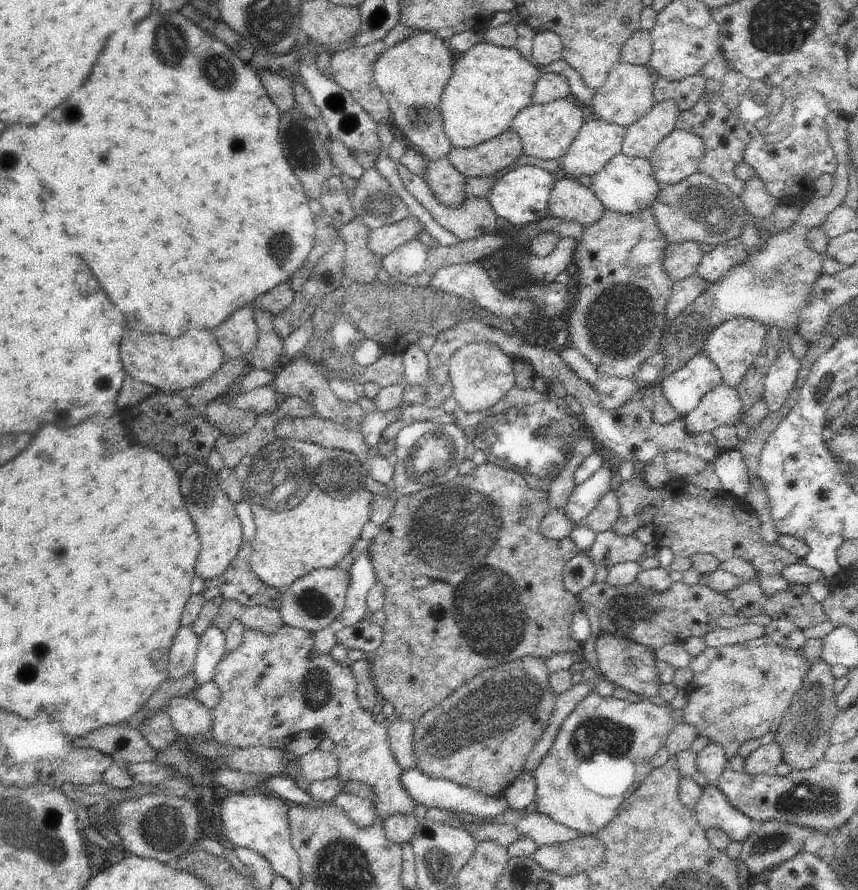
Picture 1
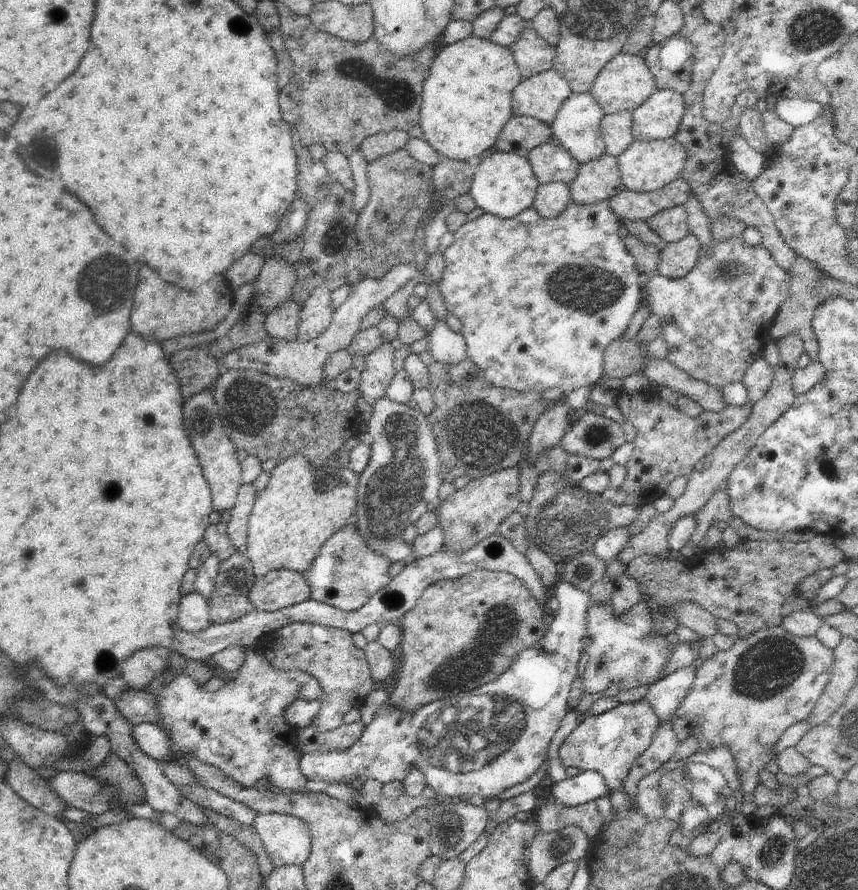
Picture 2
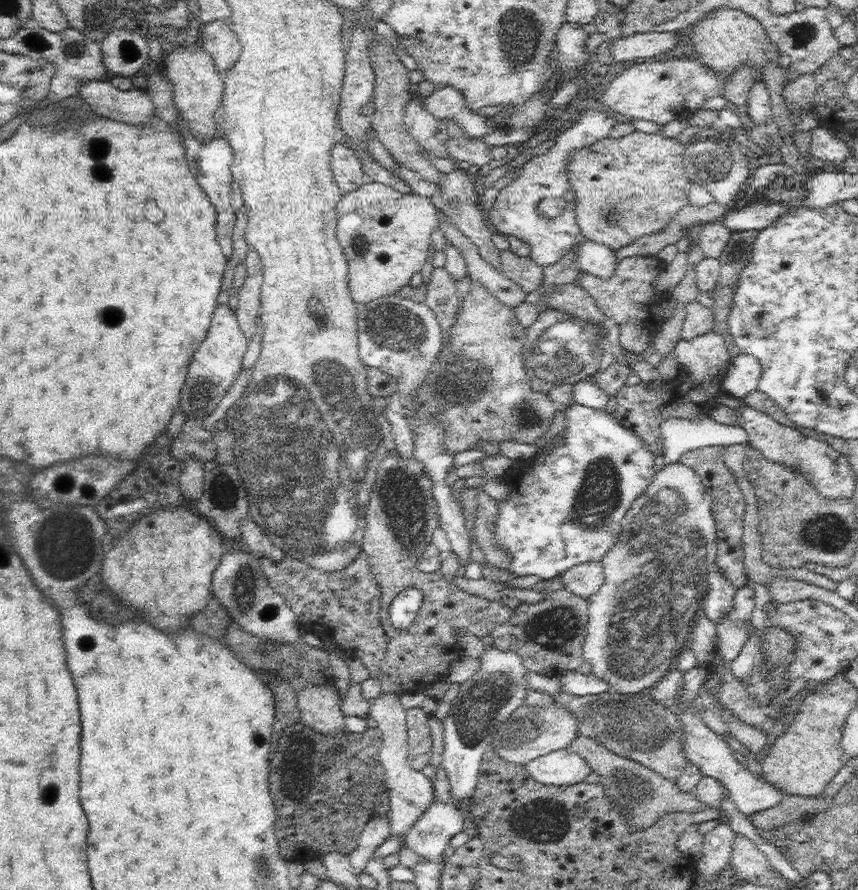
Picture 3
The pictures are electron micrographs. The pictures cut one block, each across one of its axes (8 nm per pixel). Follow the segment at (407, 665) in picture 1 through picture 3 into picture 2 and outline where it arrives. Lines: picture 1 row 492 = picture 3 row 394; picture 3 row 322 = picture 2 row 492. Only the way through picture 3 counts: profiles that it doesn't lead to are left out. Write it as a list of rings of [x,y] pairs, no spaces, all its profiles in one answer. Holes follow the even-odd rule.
[[[510,467],[472,479],[463,488],[445,498],[435,510],[437,526],[443,531],[443,547],[446,550],[451,548],[451,551],[469,551],[496,533],[498,527],[512,513],[521,510],[519,484],[519,468]]]

